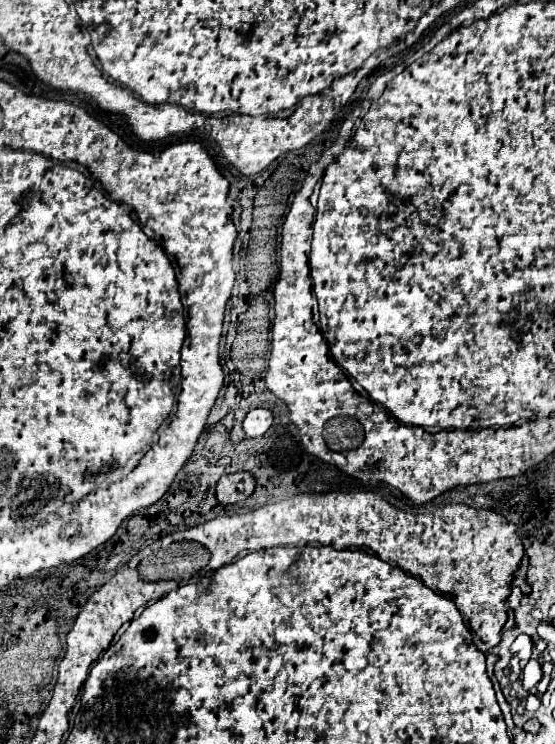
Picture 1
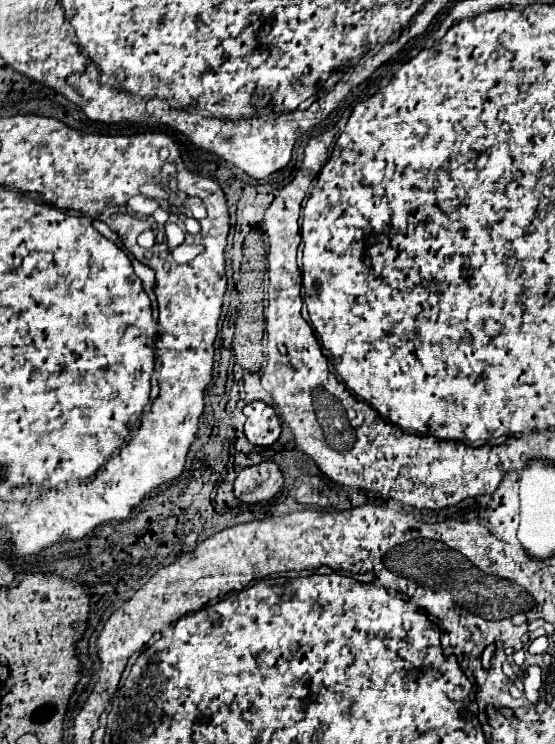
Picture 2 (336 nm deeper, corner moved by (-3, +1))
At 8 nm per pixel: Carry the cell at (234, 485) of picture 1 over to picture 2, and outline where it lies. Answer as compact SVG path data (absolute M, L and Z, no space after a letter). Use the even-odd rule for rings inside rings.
M260 462L244 468L234 480L234 496L240 502L256 504L274 498L282 488L282 472L274 462Z

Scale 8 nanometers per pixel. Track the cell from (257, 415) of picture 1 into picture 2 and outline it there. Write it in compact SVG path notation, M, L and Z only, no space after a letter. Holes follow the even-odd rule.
M252 402L244 408L246 424L244 434L250 444L256 446L270 446L280 436L280 422L274 408L266 406L264 402Z

